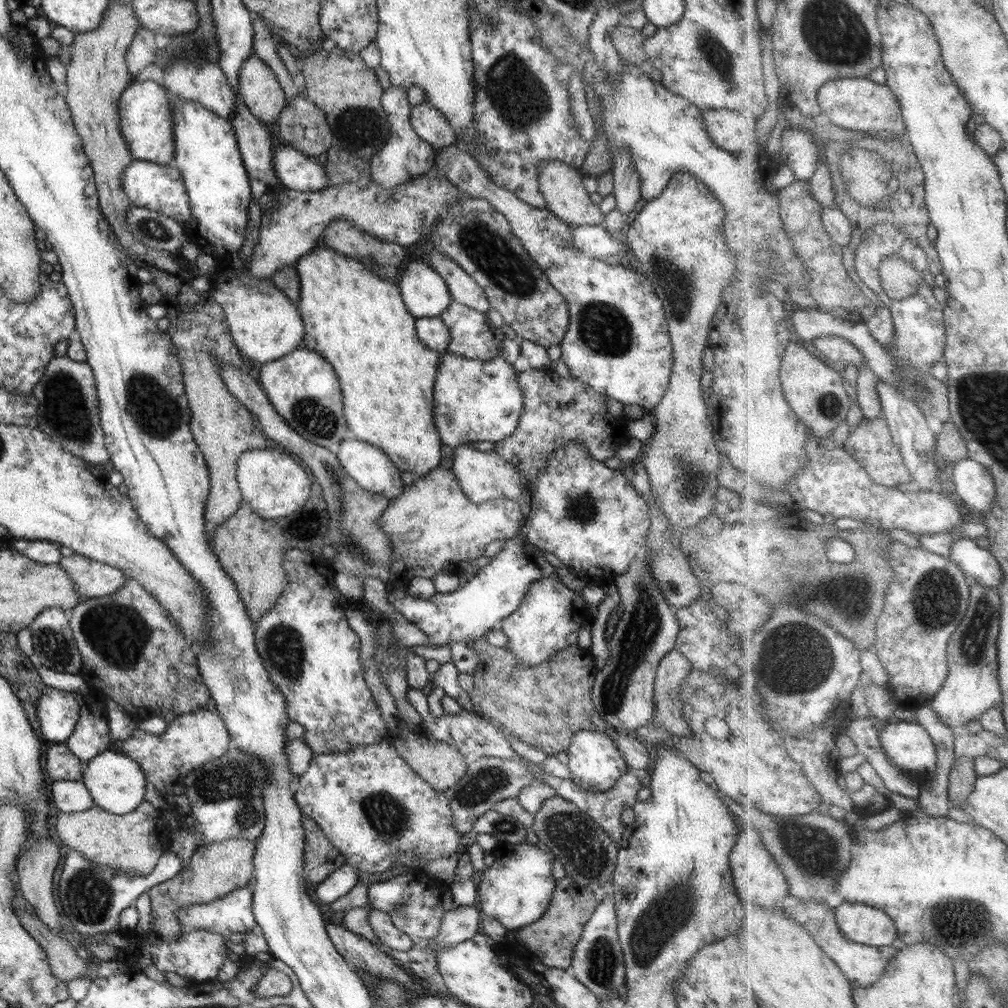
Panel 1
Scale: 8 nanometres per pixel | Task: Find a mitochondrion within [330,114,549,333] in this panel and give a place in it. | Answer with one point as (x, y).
(486, 248)

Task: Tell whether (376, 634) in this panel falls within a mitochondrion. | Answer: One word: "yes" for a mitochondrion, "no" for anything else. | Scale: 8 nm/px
no

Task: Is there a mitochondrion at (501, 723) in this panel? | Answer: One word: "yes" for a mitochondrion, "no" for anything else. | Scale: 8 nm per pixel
no

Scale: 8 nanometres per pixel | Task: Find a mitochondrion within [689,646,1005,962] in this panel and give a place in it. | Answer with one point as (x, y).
(960, 924)

